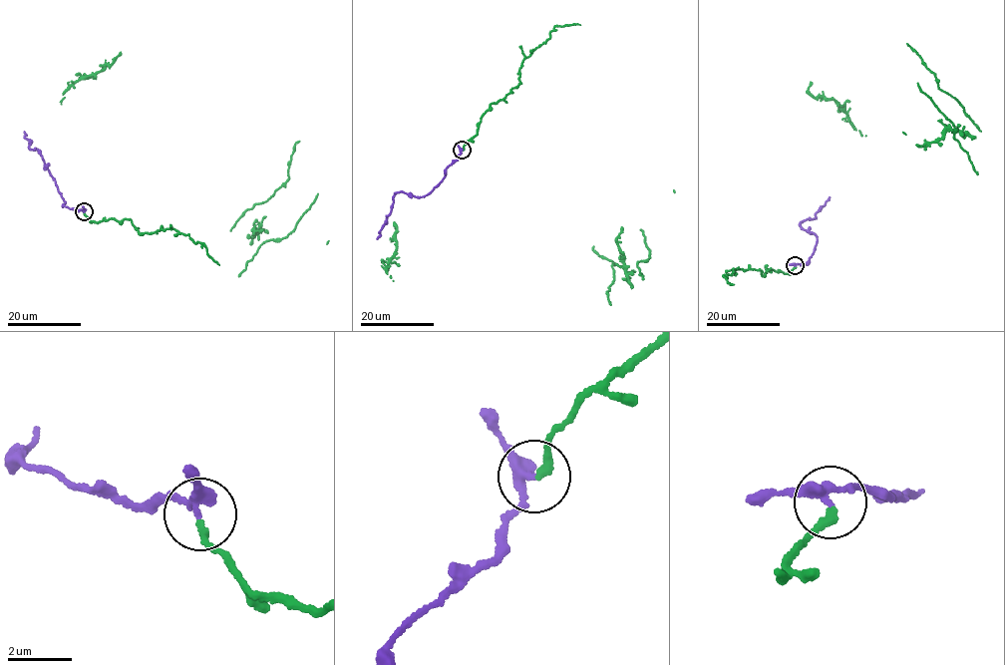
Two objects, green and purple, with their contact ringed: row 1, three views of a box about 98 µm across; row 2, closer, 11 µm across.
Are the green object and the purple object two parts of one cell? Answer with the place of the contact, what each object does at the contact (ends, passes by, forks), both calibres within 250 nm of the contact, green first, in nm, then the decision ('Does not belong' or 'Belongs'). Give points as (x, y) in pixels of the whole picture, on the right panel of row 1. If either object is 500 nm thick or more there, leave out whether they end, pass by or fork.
Place: (795, 265). At the ring green ends. At the ring purple passes by. Thickness 220 nm (green) against 280 nm. Belongs

